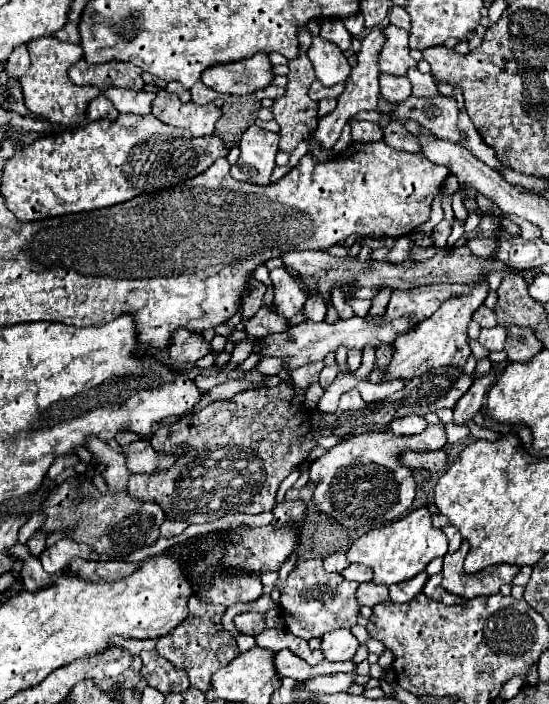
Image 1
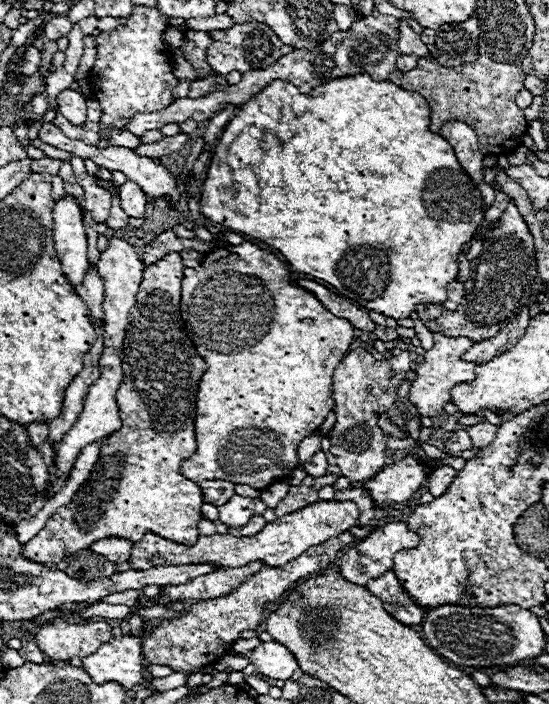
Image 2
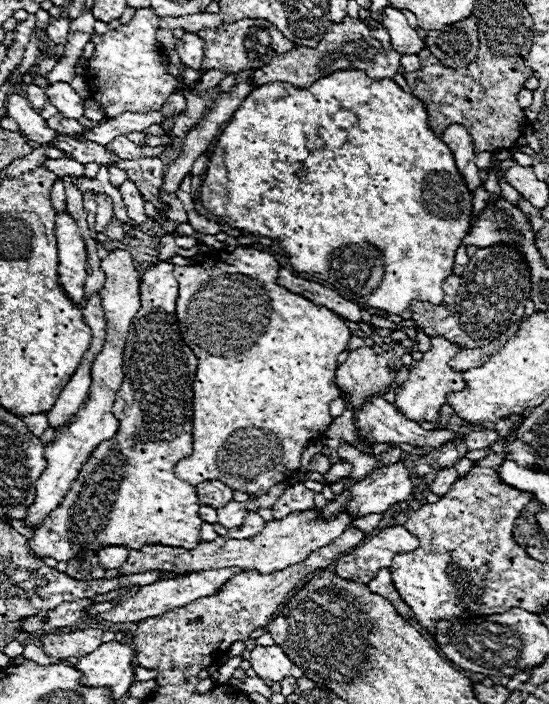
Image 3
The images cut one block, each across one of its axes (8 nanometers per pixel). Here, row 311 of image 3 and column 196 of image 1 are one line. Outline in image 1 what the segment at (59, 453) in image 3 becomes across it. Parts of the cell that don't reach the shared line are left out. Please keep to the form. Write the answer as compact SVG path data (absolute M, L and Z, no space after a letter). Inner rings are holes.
M146 84L144 90L150 90L156 94L152 102L152 114L174 128L190 130L192 136L210 136L214 132L214 124L220 118L220 108L214 104L196 104L196 102L180 102L176 94L170 94L168 90L160 90L154 84Z

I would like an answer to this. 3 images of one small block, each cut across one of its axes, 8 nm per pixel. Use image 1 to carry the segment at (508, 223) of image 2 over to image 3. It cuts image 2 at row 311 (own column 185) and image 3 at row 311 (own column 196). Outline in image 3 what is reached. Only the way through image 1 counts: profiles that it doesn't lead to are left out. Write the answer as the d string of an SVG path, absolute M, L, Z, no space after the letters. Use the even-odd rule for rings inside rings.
M480 248L468 260L460 280L460 290L456 292L456 300L450 308L416 302L410 304L412 320L426 336L444 336L448 342L460 344L462 348L484 348L484 344L490 344L500 336L508 324L524 318L524 302L530 300L530 274L514 248Z

